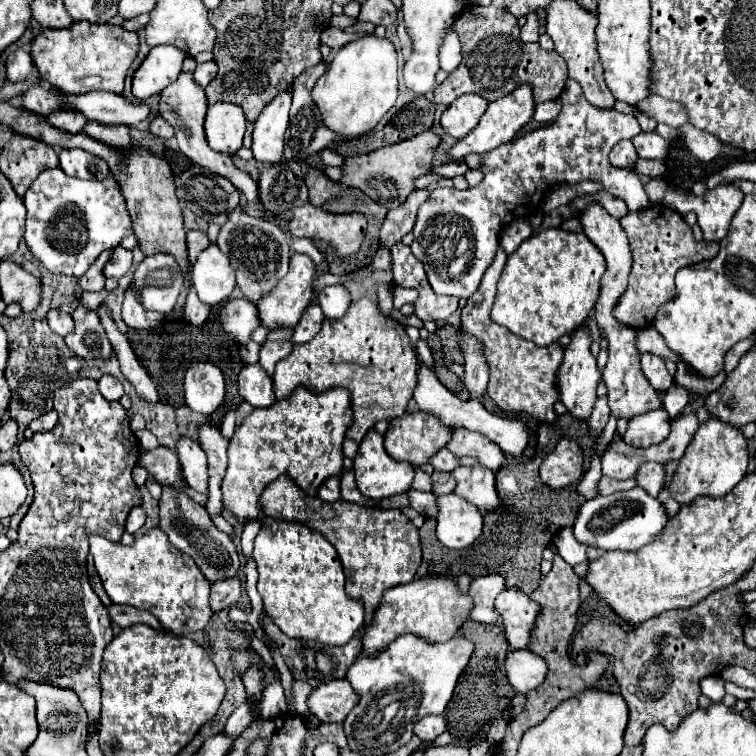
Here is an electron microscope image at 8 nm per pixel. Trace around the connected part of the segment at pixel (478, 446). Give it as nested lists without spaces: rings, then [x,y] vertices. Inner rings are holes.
[[[453,428],[449,450],[457,456],[475,456],[479,464],[491,468],[493,472],[497,472],[507,462],[499,446],[491,444],[491,440],[483,438],[481,434],[475,434],[463,428]]]

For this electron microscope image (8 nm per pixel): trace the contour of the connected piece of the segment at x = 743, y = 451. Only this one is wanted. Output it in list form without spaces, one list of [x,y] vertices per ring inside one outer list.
[[[709,418],[699,426],[691,444],[685,450],[685,456],[679,460],[675,476],[667,486],[669,496],[683,506],[689,506],[699,496],[719,498],[729,494],[747,472],[747,440],[739,428],[731,428],[729,424],[721,424],[721,420]]]

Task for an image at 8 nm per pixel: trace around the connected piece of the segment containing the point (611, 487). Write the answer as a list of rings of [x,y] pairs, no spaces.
[[[603,476],[601,482],[599,482],[599,494],[607,496],[607,494],[613,494],[613,492],[619,492],[619,490],[629,490],[629,488],[635,488],[635,486],[637,486],[635,478],[629,478],[625,482],[615,482],[615,480]]]

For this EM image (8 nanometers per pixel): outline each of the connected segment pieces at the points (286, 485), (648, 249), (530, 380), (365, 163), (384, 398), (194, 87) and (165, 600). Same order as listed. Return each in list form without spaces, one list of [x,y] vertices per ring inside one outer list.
[[[279,476],[261,494],[263,514],[265,508],[275,508],[275,520],[293,520],[311,526],[311,530],[323,534],[339,552],[345,568],[347,584],[345,592],[349,598],[361,600],[365,608],[365,622],[369,626],[373,614],[381,602],[385,590],[411,582],[419,568],[421,548],[419,536],[413,522],[401,510],[383,510],[379,506],[361,506],[355,502],[337,500],[335,504],[325,504],[319,498],[307,496],[289,476]]]
[[[647,206],[639,212],[629,212],[621,218],[621,226],[629,236],[633,252],[633,270],[629,276],[629,286],[625,294],[619,298],[613,316],[623,324],[641,330],[655,320],[655,314],[661,304],[675,298],[677,270],[717,256],[719,242],[697,242],[685,218],[679,212],[665,206]]]
[[[499,246],[495,260],[487,268],[479,290],[467,300],[467,306],[461,310],[461,330],[475,336],[481,346],[485,360],[489,364],[489,398],[505,412],[525,412],[539,422],[557,422],[557,414],[553,410],[555,402],[559,400],[557,392],[557,370],[563,362],[563,348],[555,342],[549,346],[537,346],[527,340],[521,340],[519,336],[511,334],[507,328],[495,324],[489,318],[489,304],[493,304],[495,298],[495,288],[497,288],[497,278],[505,266],[508,255],[501,252],[503,248]]]
[[[427,130],[411,140],[403,140],[399,144],[379,148],[369,154],[349,156],[349,158],[345,158],[345,162],[341,166],[341,170],[343,170],[341,182],[345,186],[363,190],[371,200],[375,200],[377,204],[381,204],[389,210],[397,208],[415,190],[415,184],[413,184],[415,178],[431,172],[431,160],[433,160],[433,154],[435,154],[439,142],[441,142],[441,136],[435,134],[433,130]]]
[[[361,298],[349,306],[347,314],[341,320],[323,320],[323,328],[313,340],[305,344],[295,344],[291,354],[279,360],[273,374],[273,390],[275,398],[281,400],[287,398],[297,386],[303,386],[315,394],[321,394],[331,388],[347,388],[351,392],[353,410],[353,424],[347,430],[347,438],[361,442],[367,430],[371,430],[379,420],[393,420],[405,414],[407,404],[417,386],[417,368],[419,360],[415,348],[411,346],[405,334],[405,326],[393,318],[381,316],[377,304],[373,304],[369,298]]]
[[[181,72],[179,78],[169,84],[163,92],[161,92],[161,102],[159,102],[159,116],[163,116],[173,128],[175,128],[175,136],[179,140],[179,148],[181,152],[193,160],[195,164],[207,168],[209,172],[215,172],[217,176],[223,176],[227,180],[231,180],[231,184],[243,192],[243,196],[247,196],[249,202],[257,202],[259,204],[259,180],[251,178],[247,172],[239,170],[229,154],[223,152],[215,152],[205,138],[205,130],[203,130],[203,122],[205,122],[205,114],[207,114],[207,98],[205,98],[205,90],[193,80],[191,72]]]
[[[149,530],[133,546],[109,542],[105,536],[91,536],[91,554],[97,574],[113,604],[129,604],[149,610],[173,634],[181,636],[207,626],[213,612],[209,608],[211,584],[199,572],[197,564],[179,552],[161,530]]]

